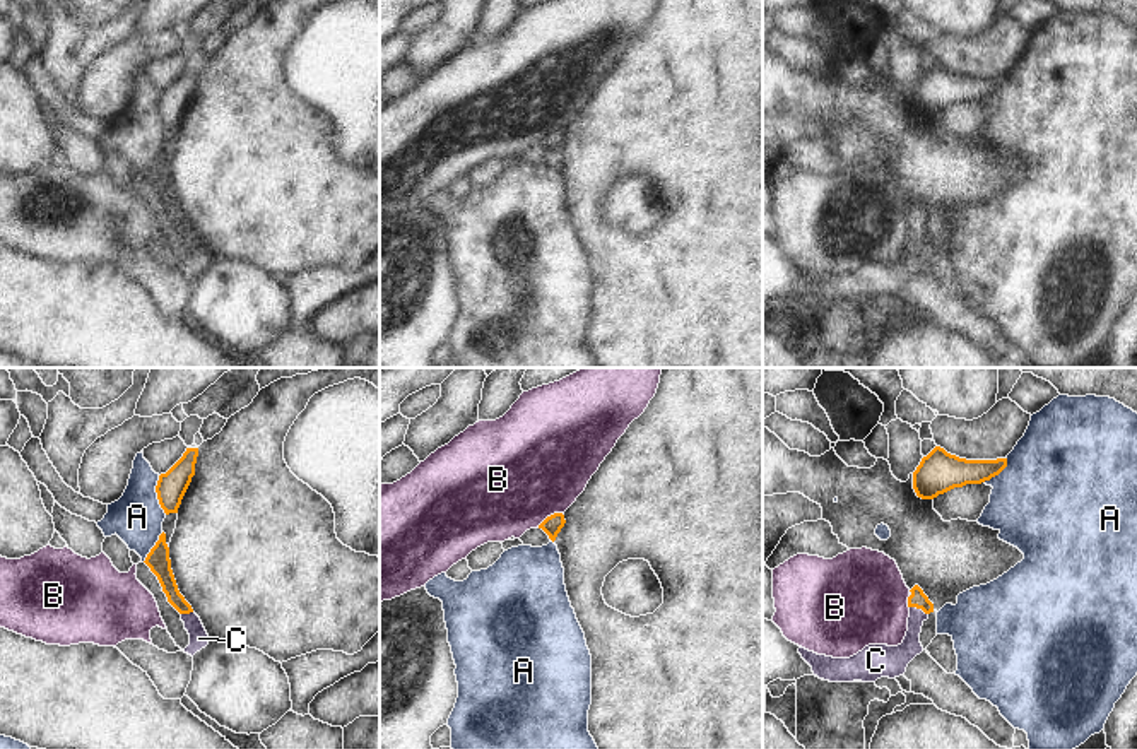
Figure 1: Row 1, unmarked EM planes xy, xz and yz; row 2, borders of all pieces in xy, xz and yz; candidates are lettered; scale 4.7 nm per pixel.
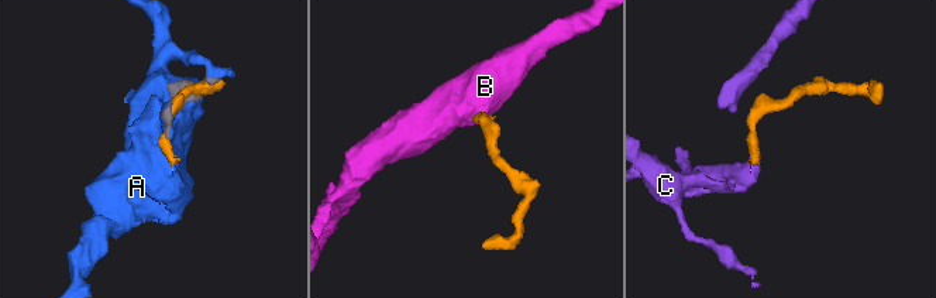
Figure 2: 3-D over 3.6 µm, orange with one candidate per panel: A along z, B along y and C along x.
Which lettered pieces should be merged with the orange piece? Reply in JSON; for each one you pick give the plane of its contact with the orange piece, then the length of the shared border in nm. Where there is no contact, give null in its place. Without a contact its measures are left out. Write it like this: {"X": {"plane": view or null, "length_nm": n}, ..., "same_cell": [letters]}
{"C": {"plane": "yz", "length_nm": 100}, "same_cell": ["C"]}

